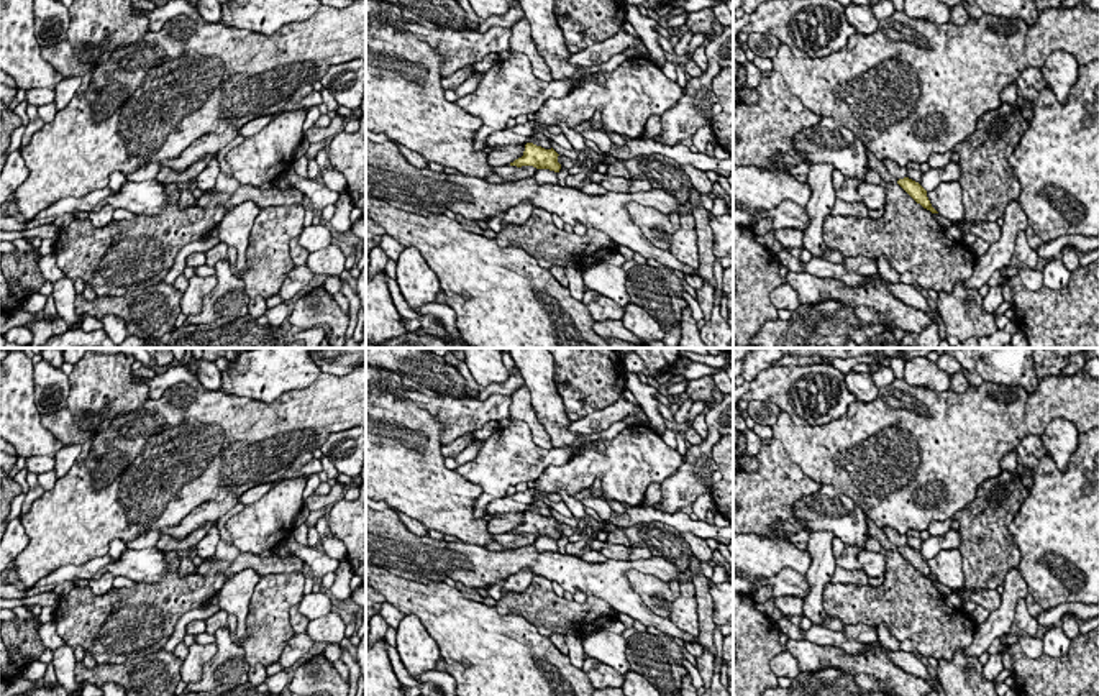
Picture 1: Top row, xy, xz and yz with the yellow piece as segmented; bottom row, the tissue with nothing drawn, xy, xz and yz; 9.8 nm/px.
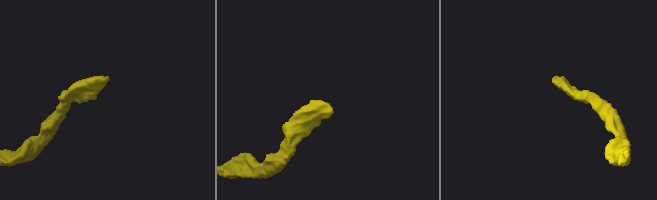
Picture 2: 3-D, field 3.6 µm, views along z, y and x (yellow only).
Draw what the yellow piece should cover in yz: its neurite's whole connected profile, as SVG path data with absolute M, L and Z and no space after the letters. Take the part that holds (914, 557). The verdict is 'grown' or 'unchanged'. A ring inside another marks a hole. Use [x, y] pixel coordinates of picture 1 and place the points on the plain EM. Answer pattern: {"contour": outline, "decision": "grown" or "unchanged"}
{"contour": "M868 519L866 524L869 537L874 537L882 548L886 548L887 552L899 552L917 571L920 571L932 581L938 581L927 565L927 558L919 550L909 545L897 547L886 537L884 530L879 529L871 519Z", "decision": "grown"}

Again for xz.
{"contour": "M533 511L525 512L523 524L510 530L510 533L533 533L536 537L550 537L554 540L559 540L561 532L558 530L558 520L551 517L545 517L541 514L536 514Z", "decision": "unchanged"}

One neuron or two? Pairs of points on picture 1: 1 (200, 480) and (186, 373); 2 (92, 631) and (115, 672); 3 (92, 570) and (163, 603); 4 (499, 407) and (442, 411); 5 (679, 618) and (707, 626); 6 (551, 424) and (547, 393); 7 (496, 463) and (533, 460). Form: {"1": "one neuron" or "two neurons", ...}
{"1": "two neurons", "2": "two neurons", "3": "two neurons", "4": "one neuron", "5": "two neurons", "6": "one neuron", "7": "one neuron"}

